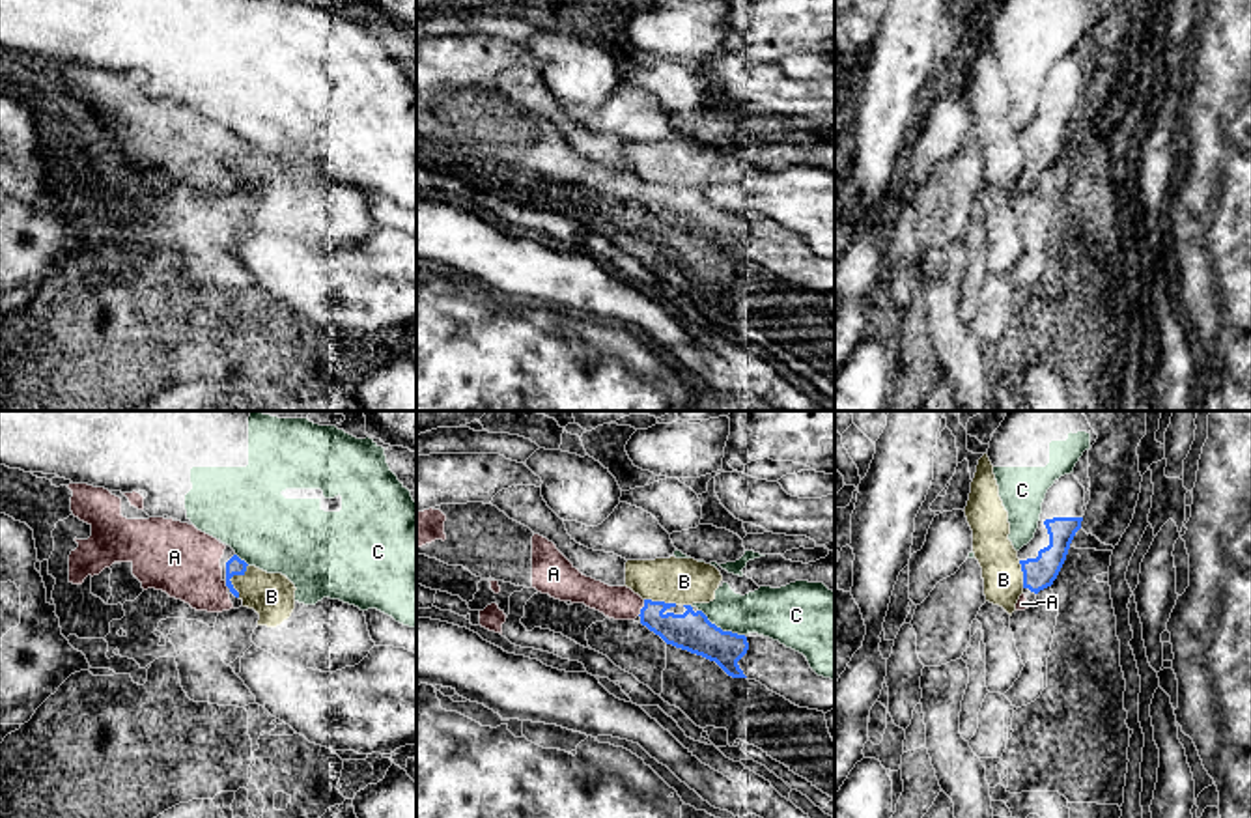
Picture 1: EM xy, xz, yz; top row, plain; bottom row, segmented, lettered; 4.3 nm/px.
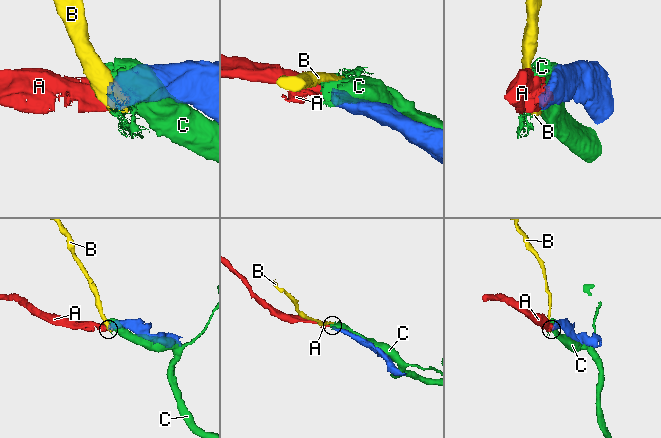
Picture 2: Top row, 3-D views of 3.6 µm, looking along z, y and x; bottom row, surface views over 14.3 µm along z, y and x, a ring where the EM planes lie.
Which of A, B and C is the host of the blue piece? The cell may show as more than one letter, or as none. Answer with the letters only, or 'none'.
A

